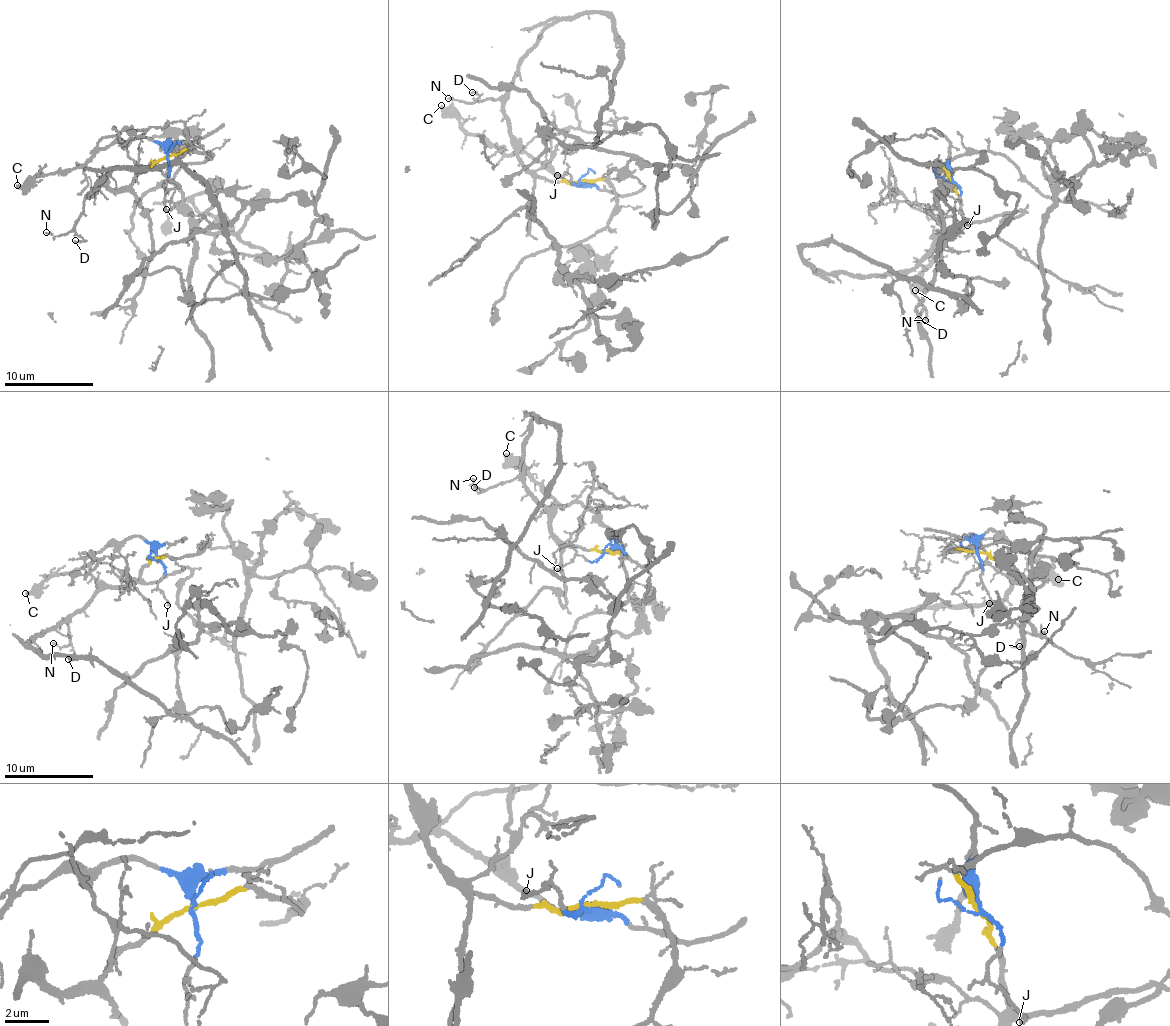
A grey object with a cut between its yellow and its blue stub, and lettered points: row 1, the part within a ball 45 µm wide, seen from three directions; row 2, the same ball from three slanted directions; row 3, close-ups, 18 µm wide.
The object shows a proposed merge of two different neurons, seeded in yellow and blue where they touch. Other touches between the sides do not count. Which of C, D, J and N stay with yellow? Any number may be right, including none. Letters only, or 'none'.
D, N

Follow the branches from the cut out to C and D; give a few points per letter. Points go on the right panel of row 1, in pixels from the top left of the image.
C: (951, 178), (947, 171), (933, 213), (941, 228), (932, 254), (934, 257), (915, 291)
D: (951, 178), (963, 213), (953, 236), (936, 240), (907, 276), (911, 292), (922, 303), (922, 314), (918, 319)

